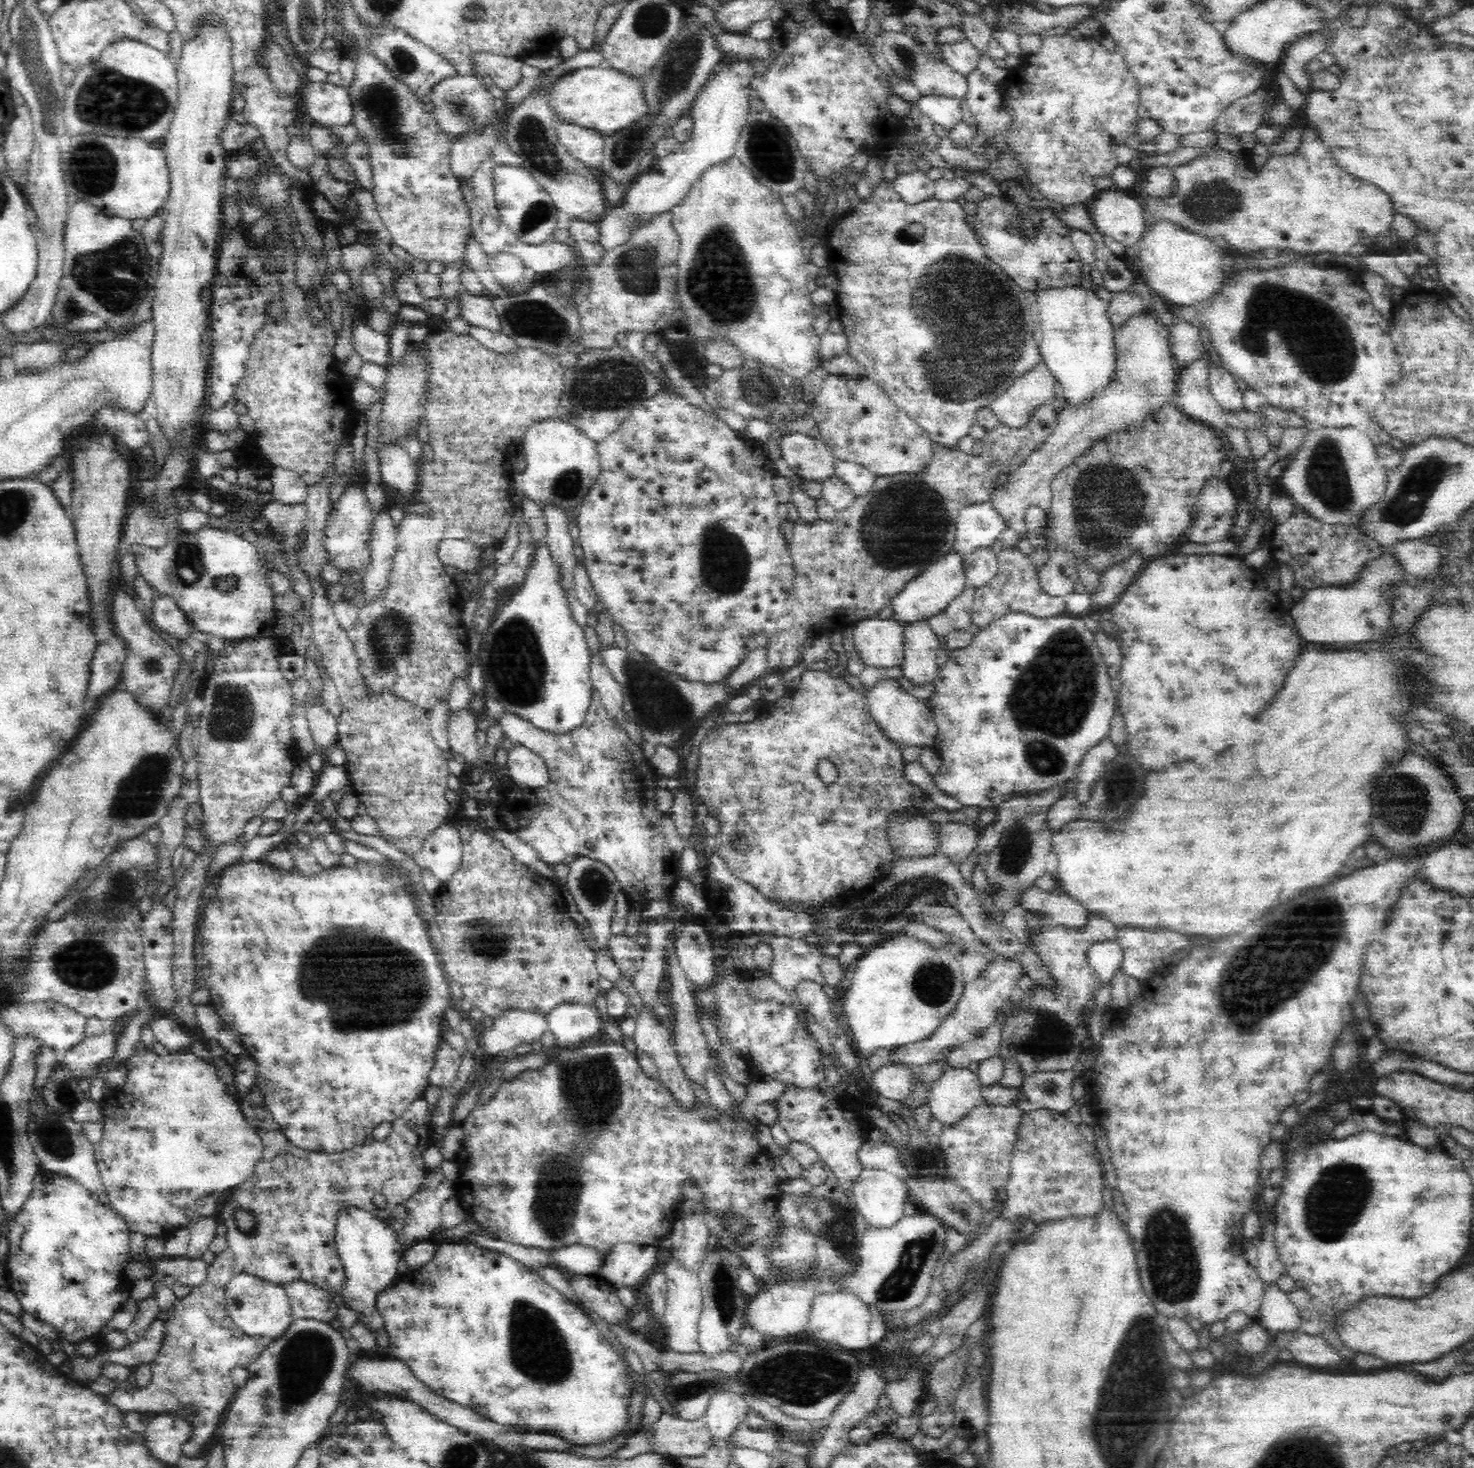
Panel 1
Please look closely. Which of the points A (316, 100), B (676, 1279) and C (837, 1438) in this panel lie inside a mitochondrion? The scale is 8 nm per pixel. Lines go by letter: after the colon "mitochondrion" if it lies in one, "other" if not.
A: other
B: other
C: other

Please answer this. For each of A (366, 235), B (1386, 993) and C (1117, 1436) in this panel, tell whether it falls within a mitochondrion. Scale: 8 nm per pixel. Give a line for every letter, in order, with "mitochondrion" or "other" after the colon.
A: other
B: other
C: mitochondrion

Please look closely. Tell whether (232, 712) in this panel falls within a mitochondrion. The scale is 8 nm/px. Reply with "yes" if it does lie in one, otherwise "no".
yes

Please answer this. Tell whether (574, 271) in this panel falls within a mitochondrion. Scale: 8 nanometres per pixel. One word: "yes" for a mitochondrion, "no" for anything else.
no

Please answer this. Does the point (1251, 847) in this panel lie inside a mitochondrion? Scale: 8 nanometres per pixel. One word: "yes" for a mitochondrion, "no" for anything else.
no

